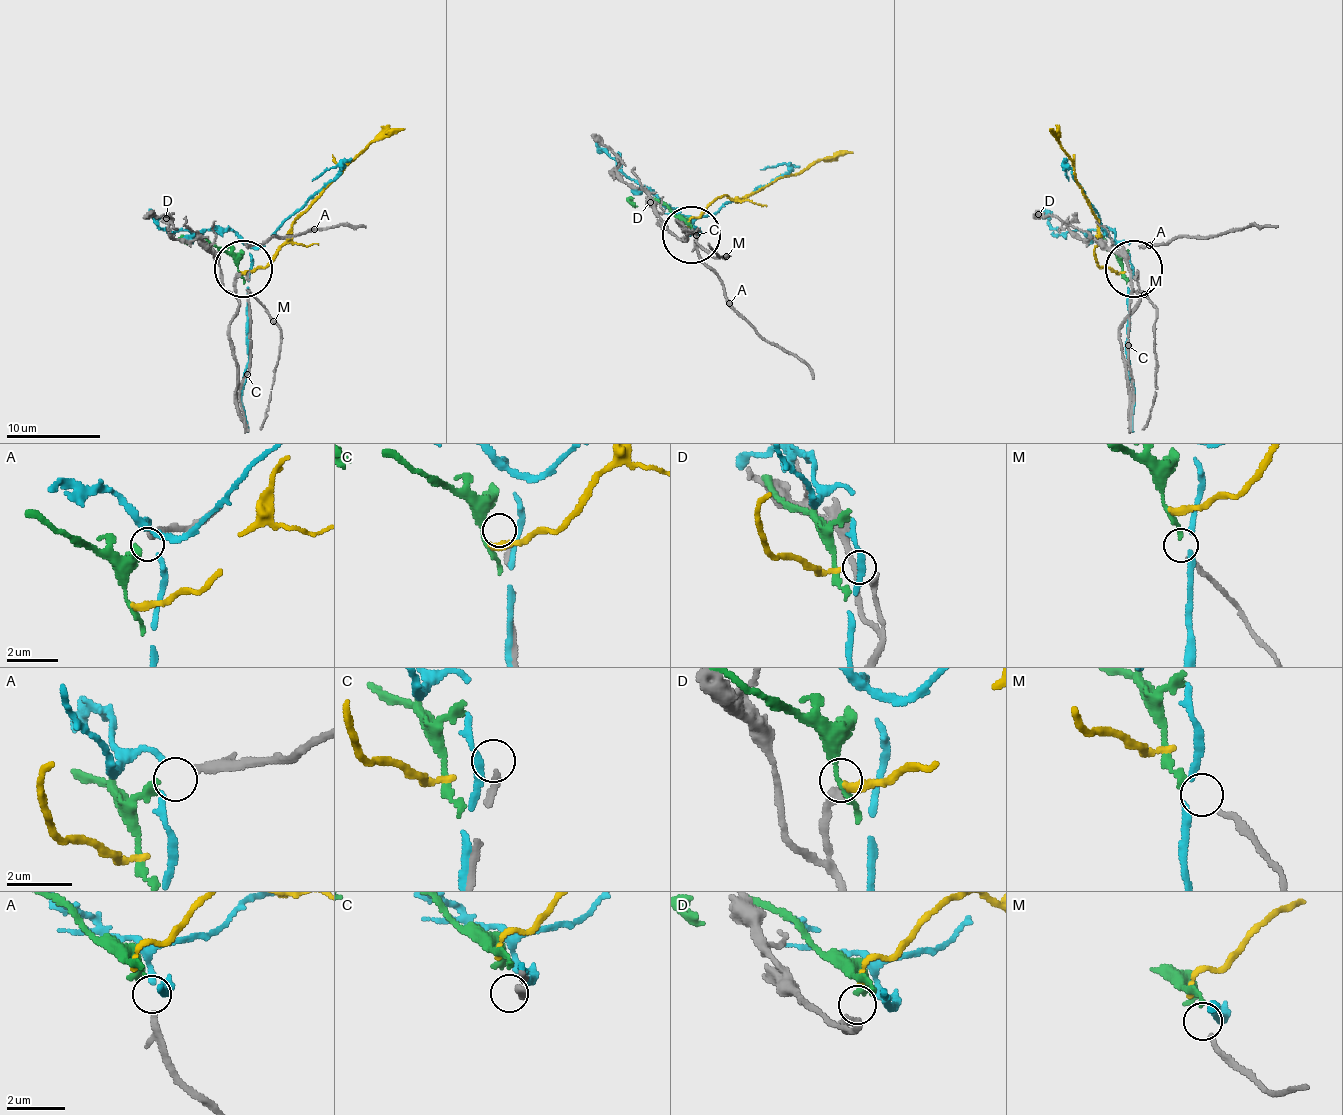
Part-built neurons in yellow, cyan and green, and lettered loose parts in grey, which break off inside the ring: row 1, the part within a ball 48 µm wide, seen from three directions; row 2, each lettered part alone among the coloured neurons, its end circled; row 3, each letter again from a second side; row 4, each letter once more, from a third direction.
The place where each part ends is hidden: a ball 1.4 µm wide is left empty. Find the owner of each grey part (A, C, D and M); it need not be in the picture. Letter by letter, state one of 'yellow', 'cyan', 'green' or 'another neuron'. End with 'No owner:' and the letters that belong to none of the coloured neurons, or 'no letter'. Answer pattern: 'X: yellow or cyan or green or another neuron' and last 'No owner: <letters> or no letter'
A: another neuron
C: another neuron
D: yellow
M: green
No owner: A, C

